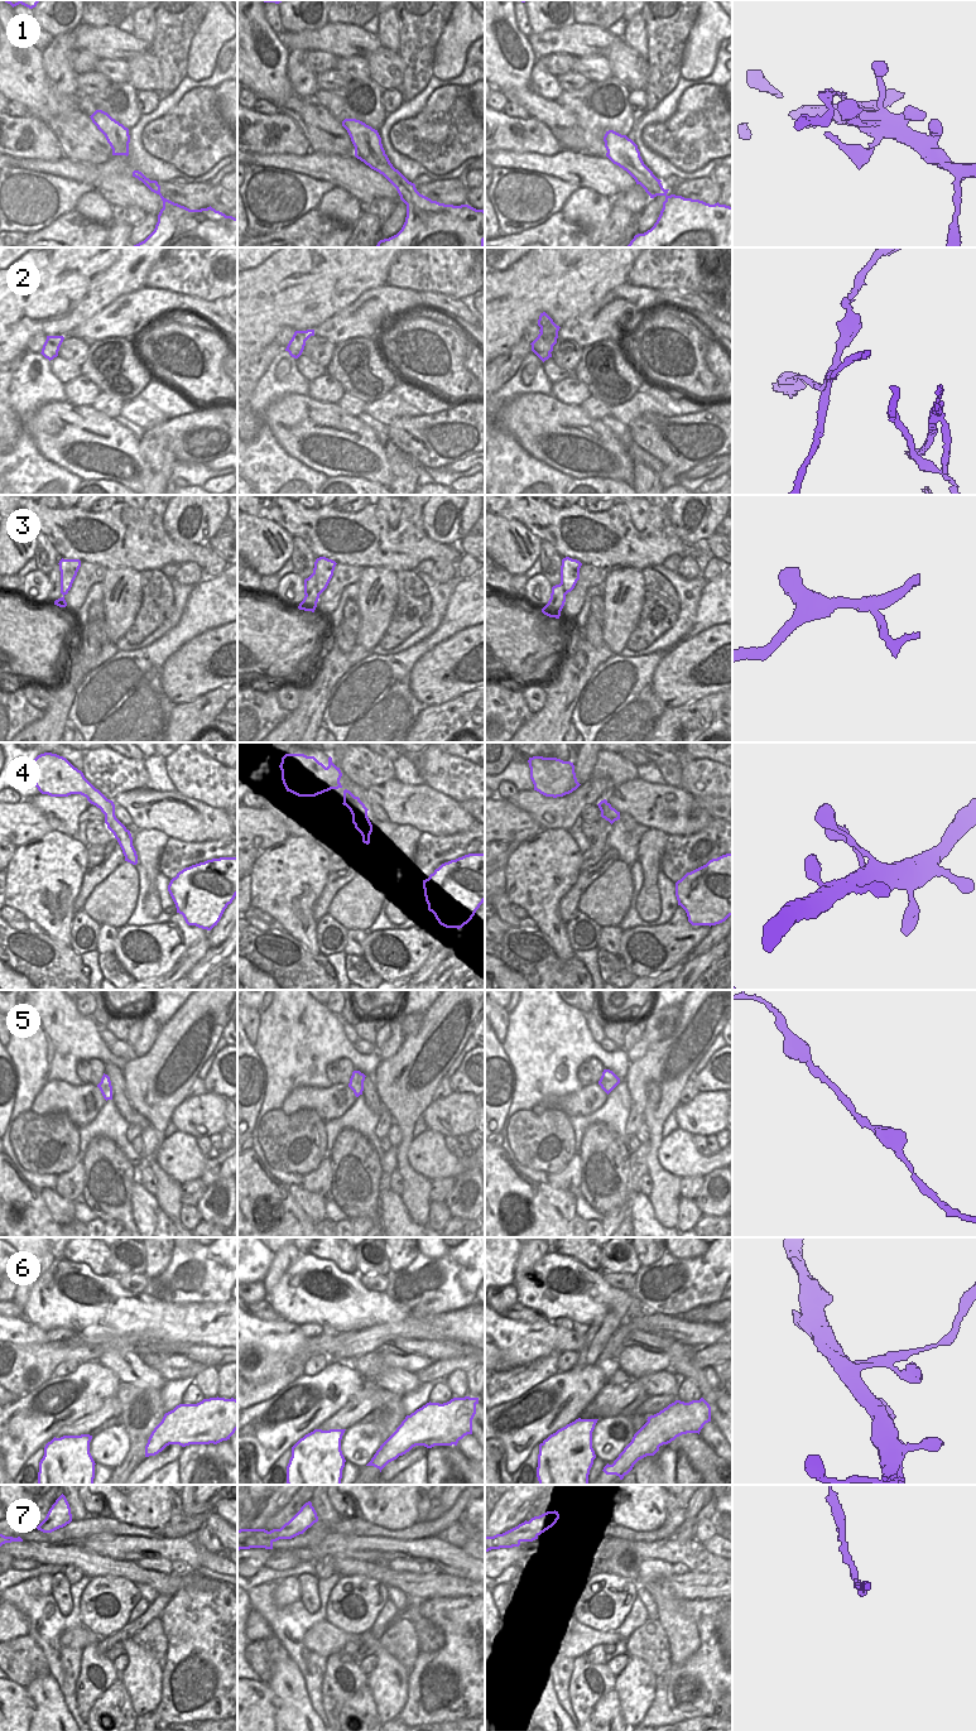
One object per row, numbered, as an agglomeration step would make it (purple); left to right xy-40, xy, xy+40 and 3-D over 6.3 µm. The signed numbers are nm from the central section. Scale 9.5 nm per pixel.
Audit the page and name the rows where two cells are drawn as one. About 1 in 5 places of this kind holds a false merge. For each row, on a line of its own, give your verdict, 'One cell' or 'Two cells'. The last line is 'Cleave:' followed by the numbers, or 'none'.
1: One cell
2: Two cells
3: Two cells
4: One cell
5: One cell
6: Two cells
7: Two cells
Cleave: 2, 3, 6, 7

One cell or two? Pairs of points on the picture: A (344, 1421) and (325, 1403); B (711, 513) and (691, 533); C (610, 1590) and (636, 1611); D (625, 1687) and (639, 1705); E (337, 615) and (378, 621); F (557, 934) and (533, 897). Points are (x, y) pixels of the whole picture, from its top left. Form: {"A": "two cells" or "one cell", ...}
{"A": "two cells", "B": "one cell", "C": "two cells", "D": "one cell", "E": "two cells", "F": "one cell"}

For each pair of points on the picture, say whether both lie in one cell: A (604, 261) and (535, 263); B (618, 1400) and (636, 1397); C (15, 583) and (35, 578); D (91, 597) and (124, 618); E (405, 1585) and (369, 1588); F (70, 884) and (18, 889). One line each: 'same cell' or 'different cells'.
A: same cell
B: same cell
C: different cells
D: different cells
E: different cells
F: same cell

